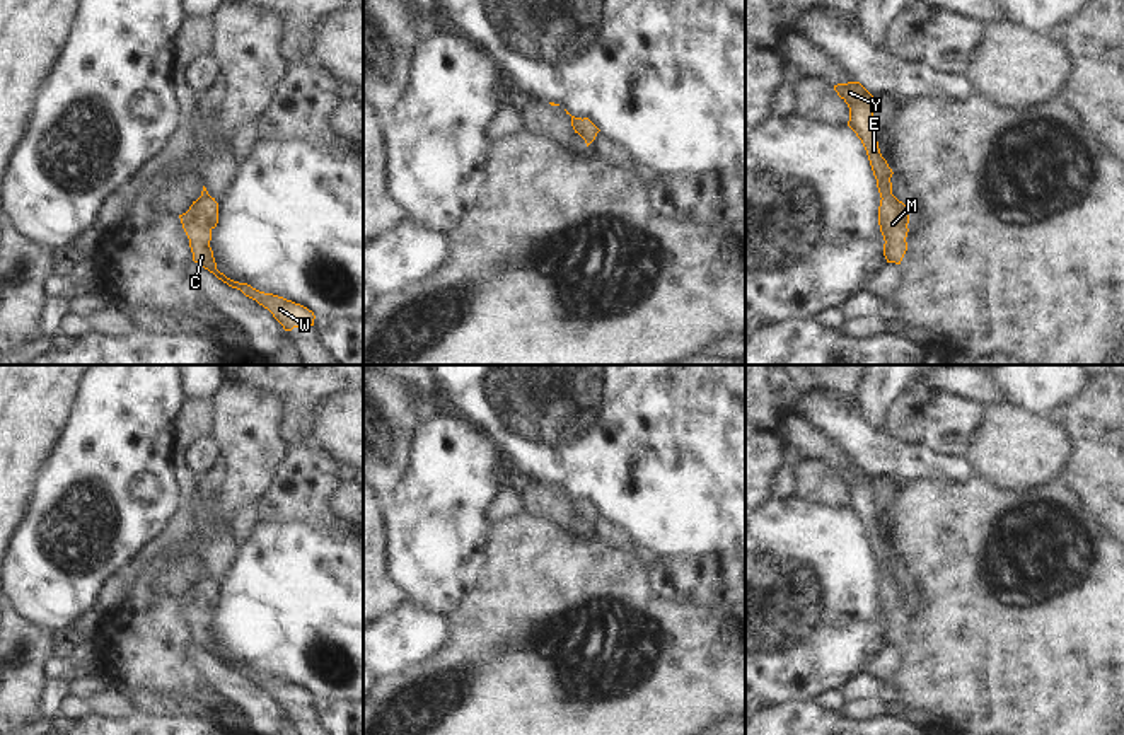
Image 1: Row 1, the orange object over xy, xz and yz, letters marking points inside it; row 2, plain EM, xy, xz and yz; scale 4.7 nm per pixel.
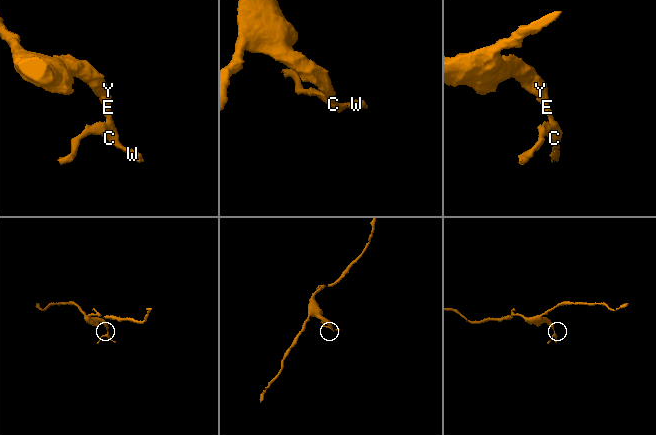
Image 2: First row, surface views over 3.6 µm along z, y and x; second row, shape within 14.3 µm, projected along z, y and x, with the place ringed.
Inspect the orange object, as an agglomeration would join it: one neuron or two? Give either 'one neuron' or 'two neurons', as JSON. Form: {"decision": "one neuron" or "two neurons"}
{"decision": "one neuron"}

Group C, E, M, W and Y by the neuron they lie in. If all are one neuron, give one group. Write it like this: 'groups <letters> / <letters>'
groups C E M W Y

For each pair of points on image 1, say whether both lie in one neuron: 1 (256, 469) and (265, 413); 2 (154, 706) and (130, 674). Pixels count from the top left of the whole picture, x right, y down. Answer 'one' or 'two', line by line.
1: one
2: two

